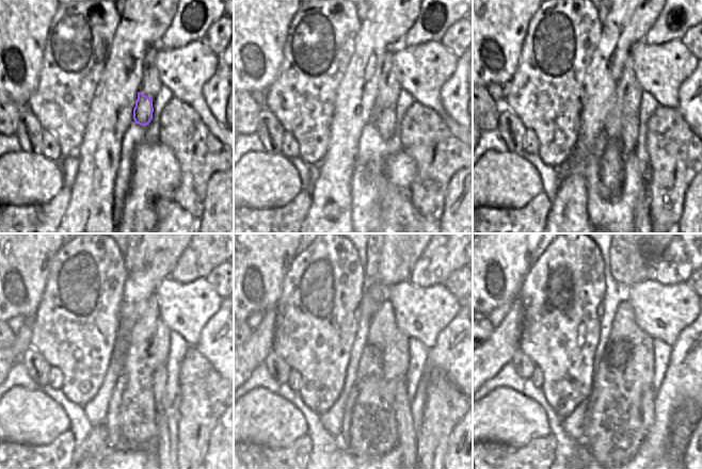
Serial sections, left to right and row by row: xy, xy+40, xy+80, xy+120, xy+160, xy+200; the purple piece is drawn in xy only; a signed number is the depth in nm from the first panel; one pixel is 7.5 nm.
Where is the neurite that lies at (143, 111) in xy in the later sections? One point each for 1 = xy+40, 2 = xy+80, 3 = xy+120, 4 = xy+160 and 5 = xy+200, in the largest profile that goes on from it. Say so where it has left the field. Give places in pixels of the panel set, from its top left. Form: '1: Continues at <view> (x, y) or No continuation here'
1: Continues at xy+40 (385, 120)
2: Continues at xy+80 (631, 126)
3: Continues at xy+120 (166, 437)
4: Continues at xy+160 (407, 440)
5: Continues at xy+200 (649, 394)

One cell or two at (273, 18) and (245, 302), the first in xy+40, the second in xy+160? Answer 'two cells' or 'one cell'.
one cell

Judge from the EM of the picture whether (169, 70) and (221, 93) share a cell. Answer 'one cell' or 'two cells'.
two cells

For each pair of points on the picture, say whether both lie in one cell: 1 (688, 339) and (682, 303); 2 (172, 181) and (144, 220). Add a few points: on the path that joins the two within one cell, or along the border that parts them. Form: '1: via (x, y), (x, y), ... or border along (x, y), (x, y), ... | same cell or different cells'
1: border along (690, 323), (677, 336), (676, 341), (671, 346) | different cells
2: via (160, 183), (144, 199), (144, 208) | same cell

